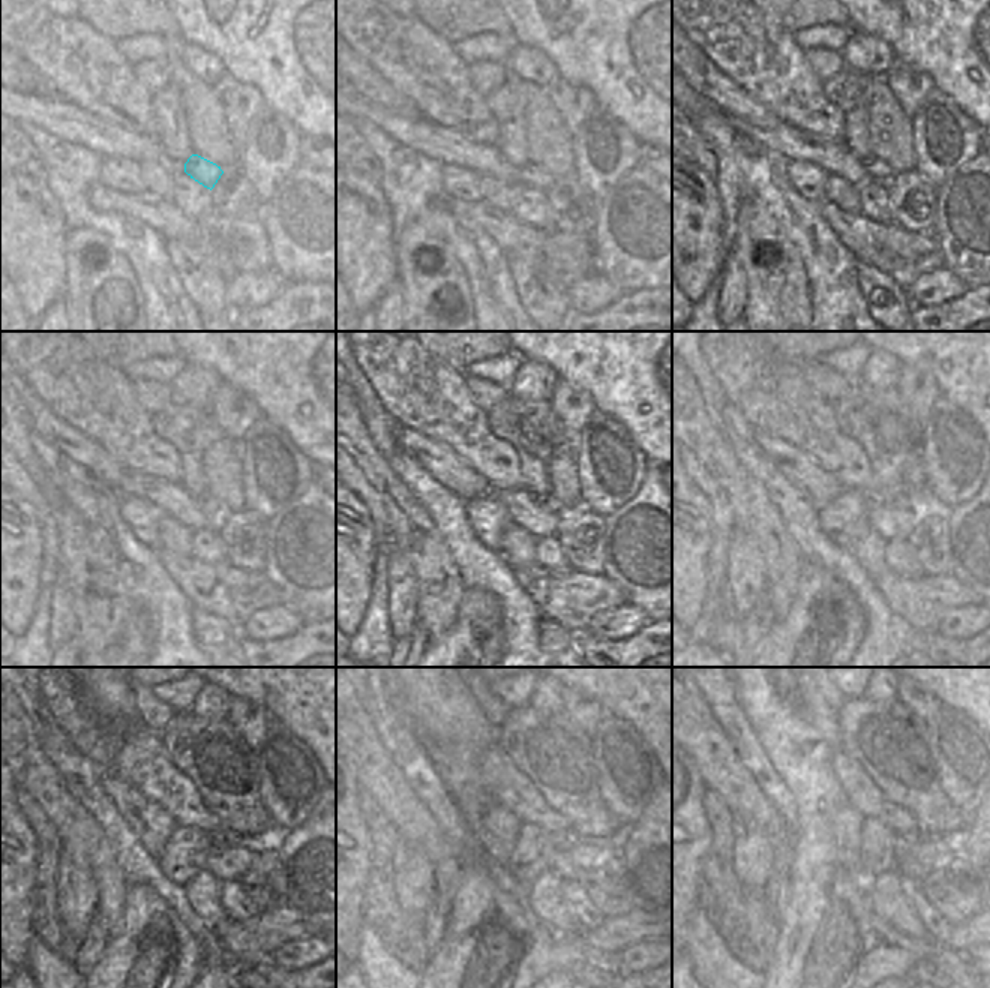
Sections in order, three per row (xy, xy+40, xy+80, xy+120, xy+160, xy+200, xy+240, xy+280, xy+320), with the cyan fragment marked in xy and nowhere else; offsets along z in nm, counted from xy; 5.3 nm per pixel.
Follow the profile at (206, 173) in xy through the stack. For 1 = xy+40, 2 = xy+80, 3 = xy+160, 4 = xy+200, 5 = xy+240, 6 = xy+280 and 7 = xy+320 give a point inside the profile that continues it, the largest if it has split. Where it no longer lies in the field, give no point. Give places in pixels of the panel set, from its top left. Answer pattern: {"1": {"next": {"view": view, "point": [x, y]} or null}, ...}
{"1": {"next": {"view": "xy+40", "point": [531, 173]}}, "2": {"next": {"view": "xy+80", "point": [878, 171]}}, "3": {"next": {"view": "xy+160", "point": [548, 504]}}, "4": {"next": {"view": "xy+200", "point": [893, 498]}}, "5": {"next": {"view": "xy+240", "point": [224, 837]}}, "6": {"next": {"view": "xy+280", "point": [569, 838]}}, "7": {"next": {"view": "xy+320", "point": [905, 841]}}}

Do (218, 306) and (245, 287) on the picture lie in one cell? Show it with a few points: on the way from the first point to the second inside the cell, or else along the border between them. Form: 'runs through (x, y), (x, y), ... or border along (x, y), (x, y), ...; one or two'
border along (225, 281), (225, 302), (230, 309); two

